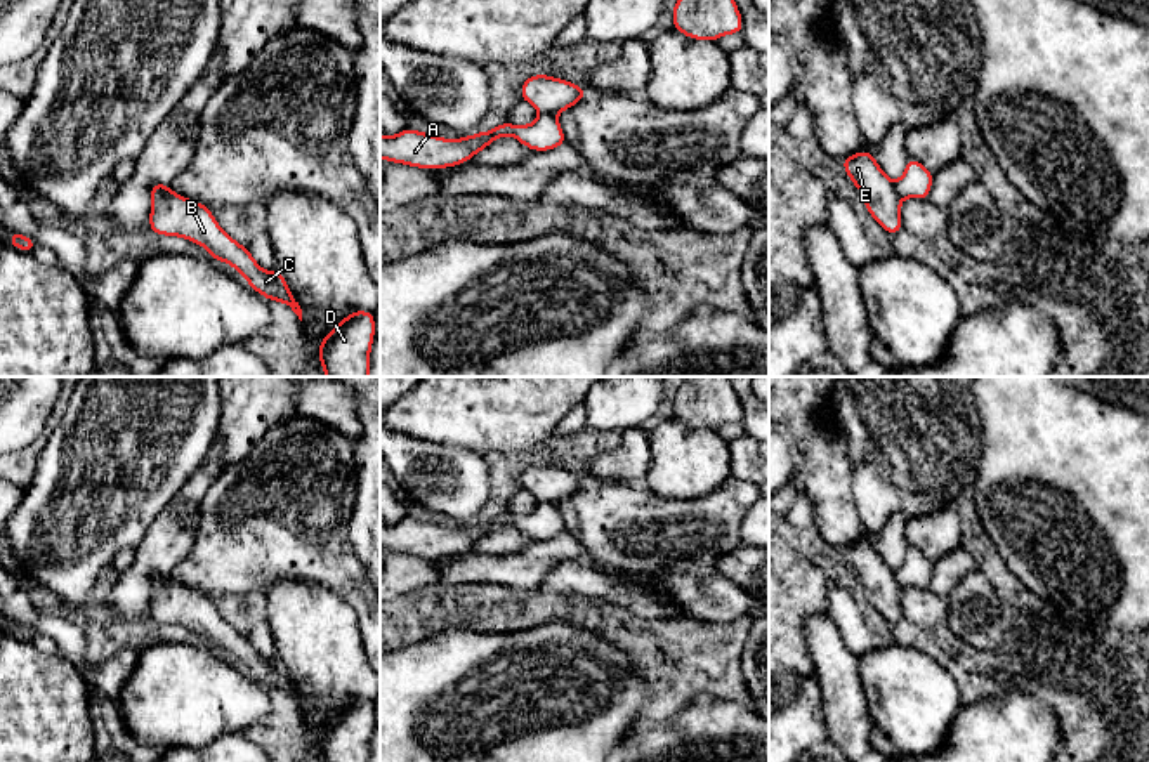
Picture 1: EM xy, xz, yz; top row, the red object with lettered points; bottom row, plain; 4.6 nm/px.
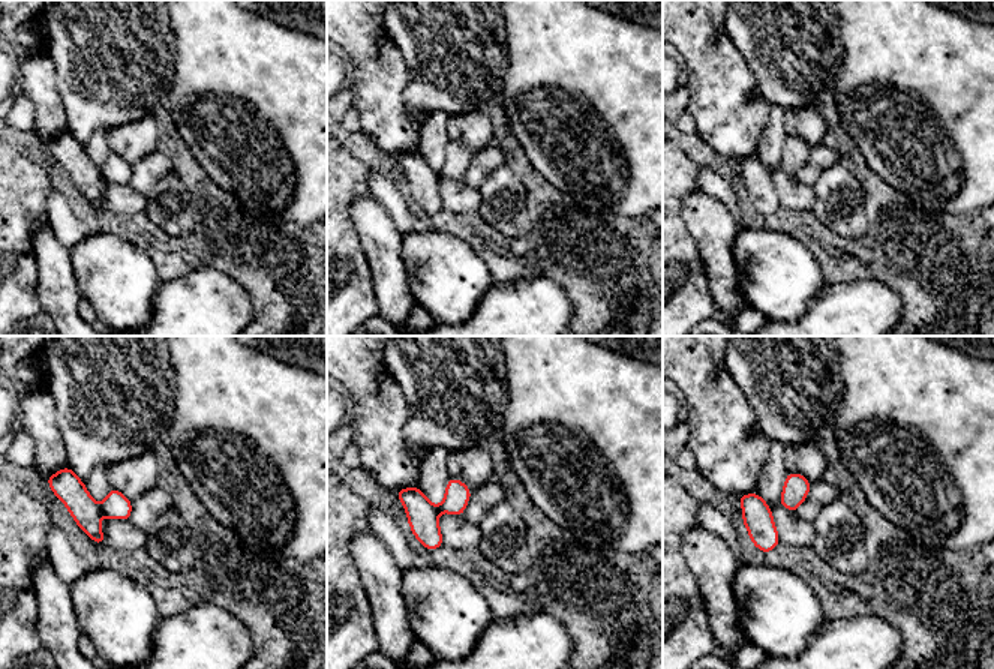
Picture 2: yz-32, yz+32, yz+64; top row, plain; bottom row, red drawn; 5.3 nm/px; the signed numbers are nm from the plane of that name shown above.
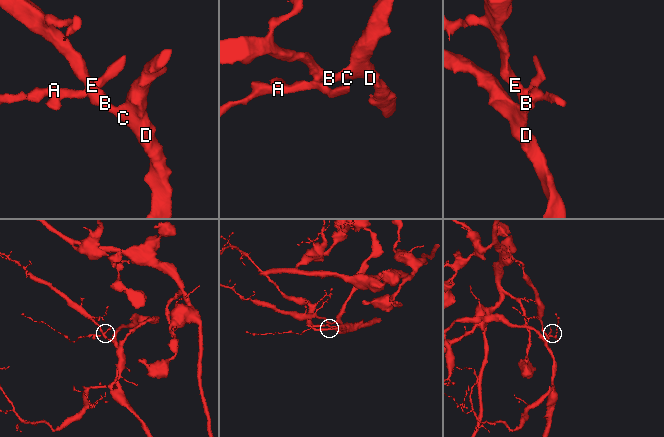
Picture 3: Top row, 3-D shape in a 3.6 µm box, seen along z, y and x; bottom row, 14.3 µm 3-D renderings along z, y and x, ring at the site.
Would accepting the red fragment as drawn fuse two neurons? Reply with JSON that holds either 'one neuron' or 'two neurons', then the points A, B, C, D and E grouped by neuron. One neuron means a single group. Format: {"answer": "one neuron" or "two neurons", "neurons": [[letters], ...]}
{"answer": "two neurons", "neurons": [["A"], ["B", "C", "D", "E"]]}

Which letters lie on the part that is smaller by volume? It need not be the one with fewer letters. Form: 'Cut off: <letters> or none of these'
Cut off: A

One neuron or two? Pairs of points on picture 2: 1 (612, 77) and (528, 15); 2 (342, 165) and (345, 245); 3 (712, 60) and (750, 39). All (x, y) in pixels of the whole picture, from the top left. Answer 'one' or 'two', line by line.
1: one
2: one
3: two

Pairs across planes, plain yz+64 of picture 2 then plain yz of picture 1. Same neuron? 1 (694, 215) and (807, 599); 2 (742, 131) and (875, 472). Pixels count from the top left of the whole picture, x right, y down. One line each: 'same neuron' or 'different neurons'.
1: different neurons
2: different neurons

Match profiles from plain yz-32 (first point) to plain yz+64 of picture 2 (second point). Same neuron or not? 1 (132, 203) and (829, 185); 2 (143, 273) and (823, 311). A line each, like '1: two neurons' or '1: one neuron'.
1: two neurons
2: two neurons

